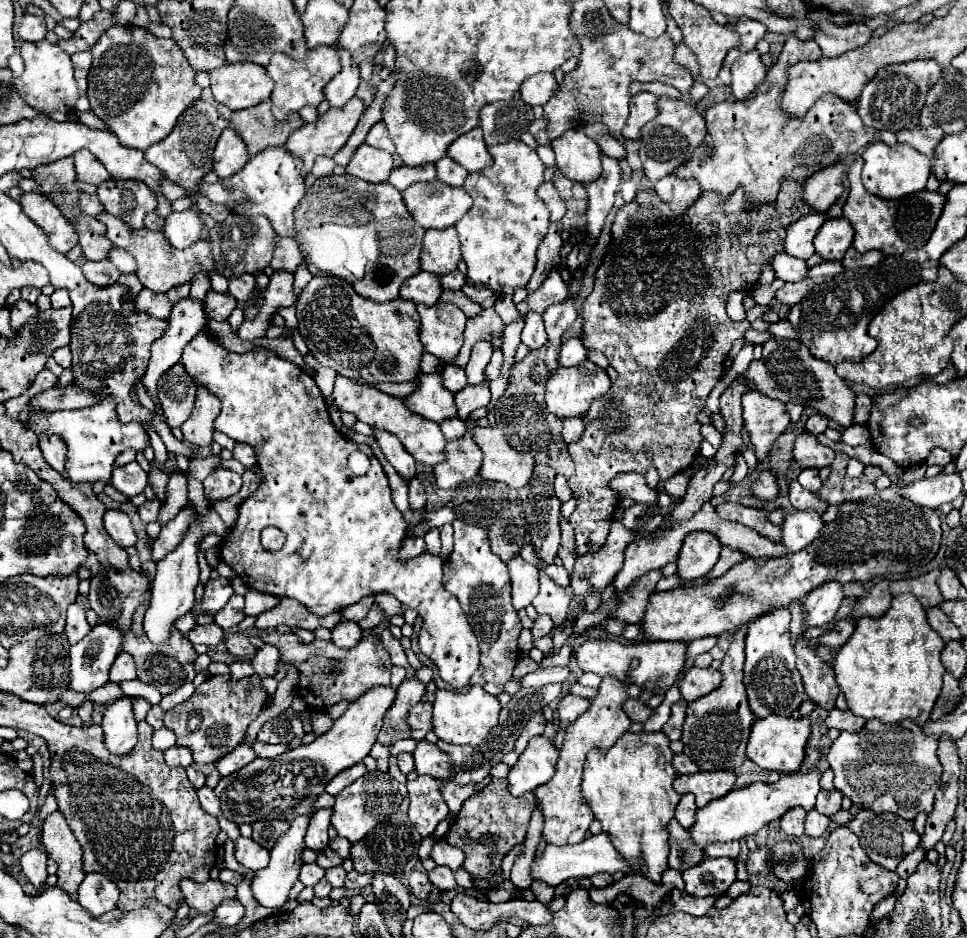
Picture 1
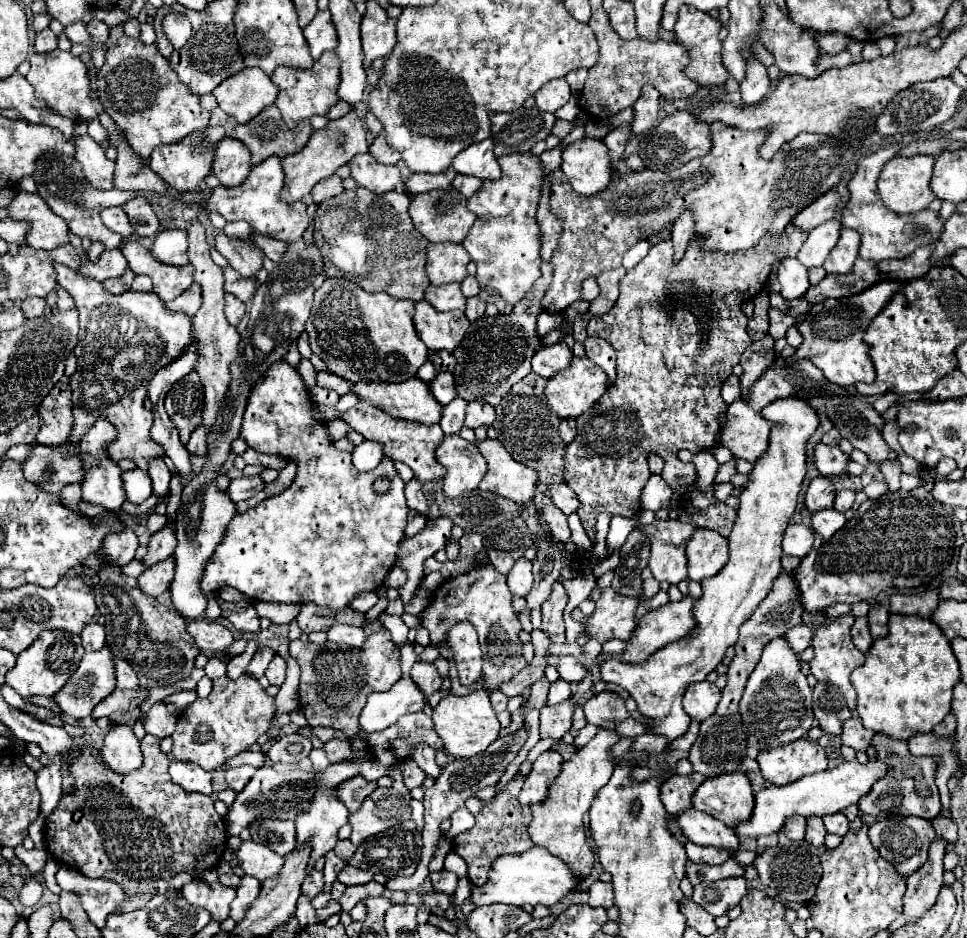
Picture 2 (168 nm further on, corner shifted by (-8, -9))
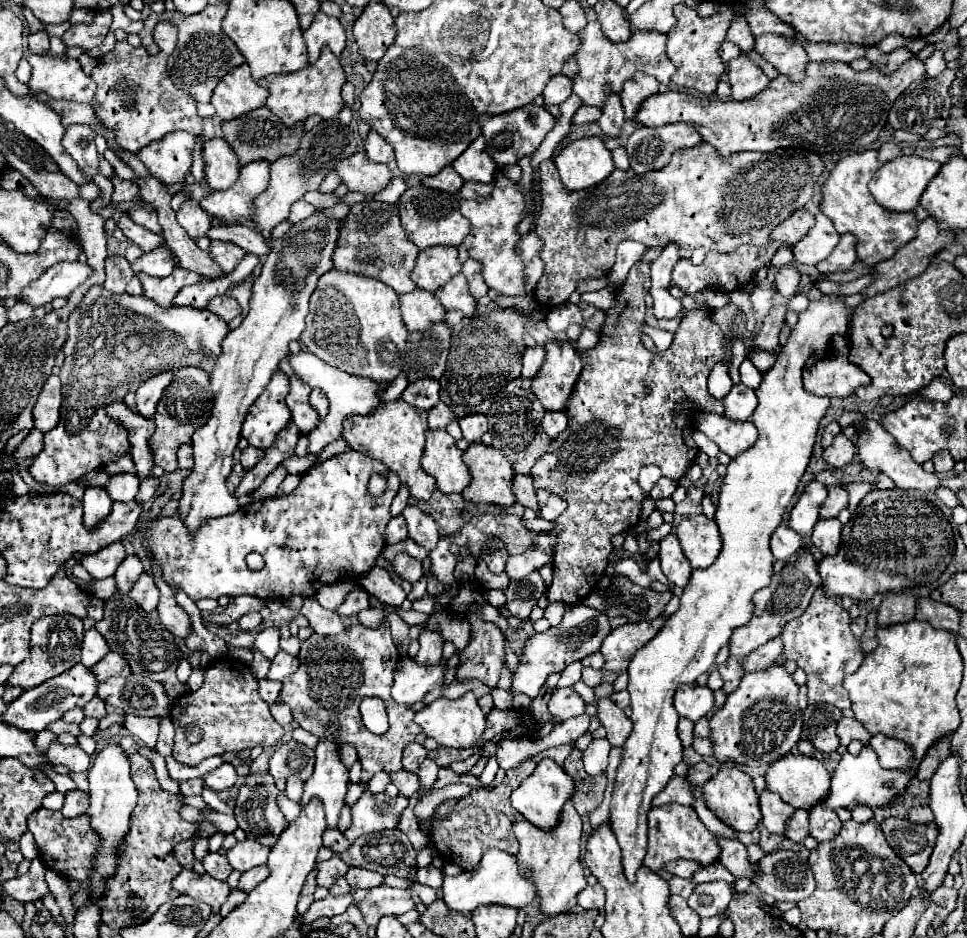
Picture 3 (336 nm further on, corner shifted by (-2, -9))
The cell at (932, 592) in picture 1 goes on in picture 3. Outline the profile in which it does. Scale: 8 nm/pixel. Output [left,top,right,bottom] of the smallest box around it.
[878,594,916,628]

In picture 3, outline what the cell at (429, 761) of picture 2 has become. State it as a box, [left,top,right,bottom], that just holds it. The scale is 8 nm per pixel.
[402,742,426,772]

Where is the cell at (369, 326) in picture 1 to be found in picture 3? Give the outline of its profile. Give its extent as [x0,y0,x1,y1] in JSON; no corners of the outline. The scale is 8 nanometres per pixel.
[300,270,408,382]

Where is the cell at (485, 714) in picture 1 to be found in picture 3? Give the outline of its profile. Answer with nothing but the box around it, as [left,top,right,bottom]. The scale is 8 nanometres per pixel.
[414,692,486,748]

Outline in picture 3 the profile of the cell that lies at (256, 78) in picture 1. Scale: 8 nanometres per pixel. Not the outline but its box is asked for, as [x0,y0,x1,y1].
[210,64,268,120]

